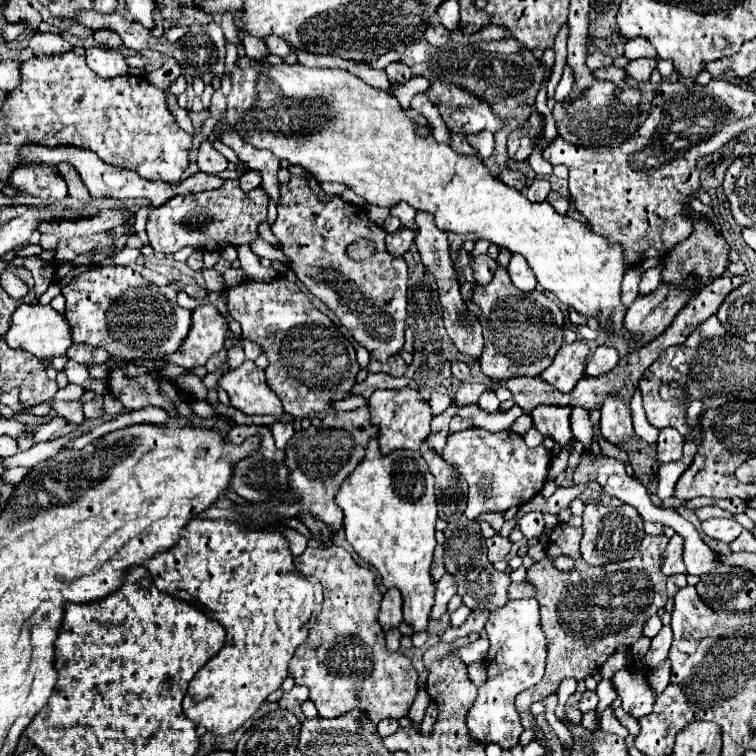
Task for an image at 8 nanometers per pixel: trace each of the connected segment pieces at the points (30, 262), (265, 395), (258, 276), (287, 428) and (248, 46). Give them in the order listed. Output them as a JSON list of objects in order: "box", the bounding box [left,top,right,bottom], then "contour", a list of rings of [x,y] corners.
[{"box":[25,256,55,298],"contour":[[[29,256],[25,258],[25,268],[29,268],[35,278],[33,292],[39,298],[55,280],[55,262],[47,262],[41,256]]]},{"box":[219,360,283,416],"contour":[[[245,360],[239,368],[223,374],[219,386],[227,390],[231,406],[247,416],[271,414],[283,416],[281,402],[273,396],[273,390],[265,382],[265,370],[257,368],[255,362]]]},{"box":[237,244,277,282],"contour":[[[247,244],[237,246],[237,254],[239,254],[239,262],[247,278],[257,280],[257,282],[271,282],[273,278],[277,278],[277,272],[273,268],[265,268],[259,264],[259,256],[255,256]]]},{"box":[269,422,295,450],"contour":[[[275,422],[275,424],[271,424],[269,428],[271,428],[271,432],[273,432],[273,438],[275,438],[275,444],[277,444],[277,448],[279,448],[279,450],[283,450],[283,448],[285,448],[285,444],[287,444],[287,440],[295,434],[293,424]]]},{"box":[243,34,269,62],"contour":[[[251,34],[243,36],[243,48],[245,48],[245,54],[249,56],[249,60],[253,60],[253,62],[263,62],[265,56],[269,56],[265,40],[263,38],[255,38]]]}]

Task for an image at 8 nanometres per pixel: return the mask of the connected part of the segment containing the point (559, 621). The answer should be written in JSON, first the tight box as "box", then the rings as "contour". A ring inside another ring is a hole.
{"box":[509,524,669,748],"contour":[[[557,524],[549,534],[547,558],[535,562],[527,570],[527,580],[509,586],[509,600],[515,598],[537,598],[541,608],[541,628],[547,638],[547,670],[541,684],[521,692],[517,696],[517,714],[521,716],[523,728],[533,730],[533,740],[543,742],[551,748],[543,730],[537,726],[531,714],[531,704],[555,694],[563,678],[583,680],[585,676],[597,672],[605,660],[617,650],[619,644],[633,646],[641,638],[643,622],[657,614],[659,608],[667,604],[665,576],[661,572],[661,554],[669,542],[665,534],[645,536],[637,554],[623,562],[613,562],[605,566],[589,566],[581,558],[579,542],[583,530],[569,524]],[[557,556],[569,556],[575,560],[573,570],[563,572],[553,566]]]}

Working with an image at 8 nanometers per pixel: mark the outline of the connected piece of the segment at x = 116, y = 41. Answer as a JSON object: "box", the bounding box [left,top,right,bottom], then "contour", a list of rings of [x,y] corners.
{"box":[95,30,123,48],"contour":[[[97,30],[95,34],[95,42],[105,46],[105,48],[119,48],[123,44],[123,40],[115,34],[115,32],[105,32],[105,30]]]}

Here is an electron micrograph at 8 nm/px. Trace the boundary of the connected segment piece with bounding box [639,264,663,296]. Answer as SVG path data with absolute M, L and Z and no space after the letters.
M659 264L659 266L649 268L649 270L643 274L641 284L639 284L639 296L649 294L649 292L653 292L653 290L659 286L659 280L661 280L661 268L663 268L663 266Z

